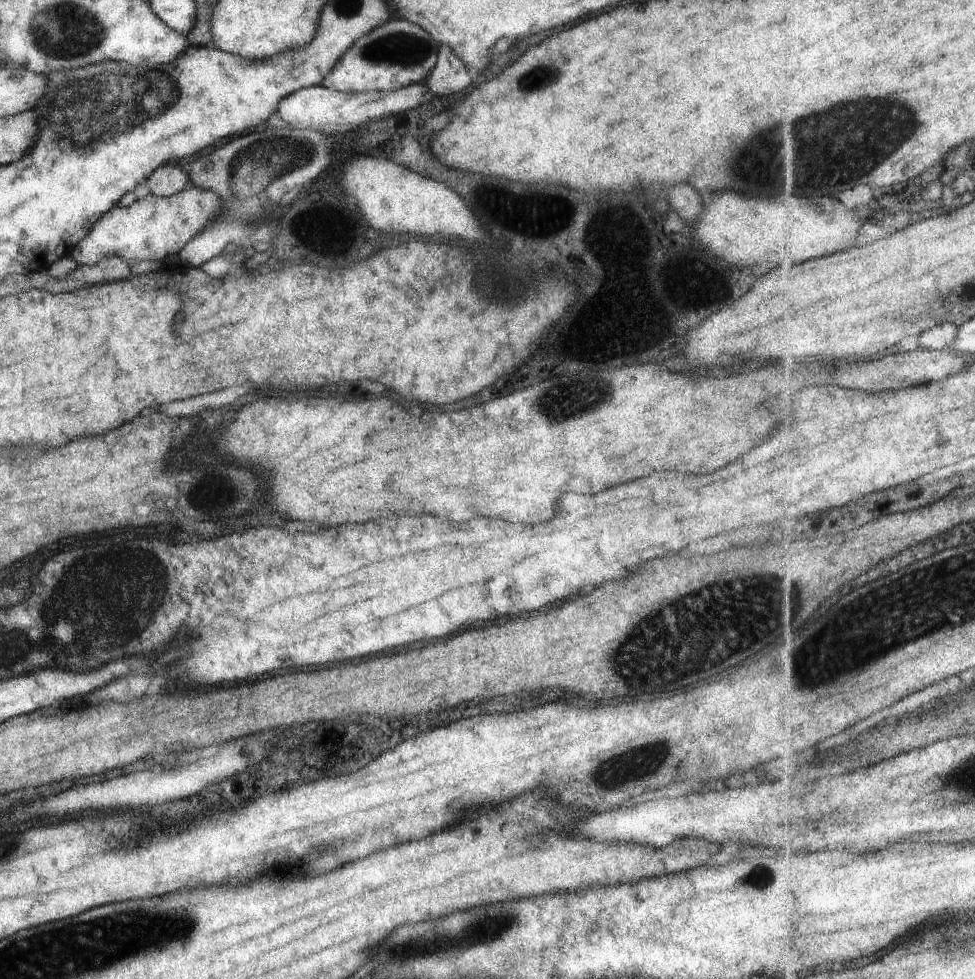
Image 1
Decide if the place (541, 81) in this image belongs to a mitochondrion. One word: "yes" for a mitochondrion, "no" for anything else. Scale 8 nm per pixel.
yes

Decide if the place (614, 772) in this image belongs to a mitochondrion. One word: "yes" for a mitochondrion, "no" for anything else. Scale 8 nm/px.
yes

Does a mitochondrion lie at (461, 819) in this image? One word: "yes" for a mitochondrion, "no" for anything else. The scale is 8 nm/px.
no

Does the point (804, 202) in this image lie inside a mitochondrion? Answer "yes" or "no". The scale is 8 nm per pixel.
yes

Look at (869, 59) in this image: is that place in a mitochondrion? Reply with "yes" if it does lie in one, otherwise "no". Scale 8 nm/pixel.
no

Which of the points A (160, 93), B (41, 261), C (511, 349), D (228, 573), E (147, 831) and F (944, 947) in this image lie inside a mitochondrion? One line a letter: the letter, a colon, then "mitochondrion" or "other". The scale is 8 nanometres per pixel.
A: mitochondrion
B: other
C: other
D: other
E: other
F: mitochondrion

